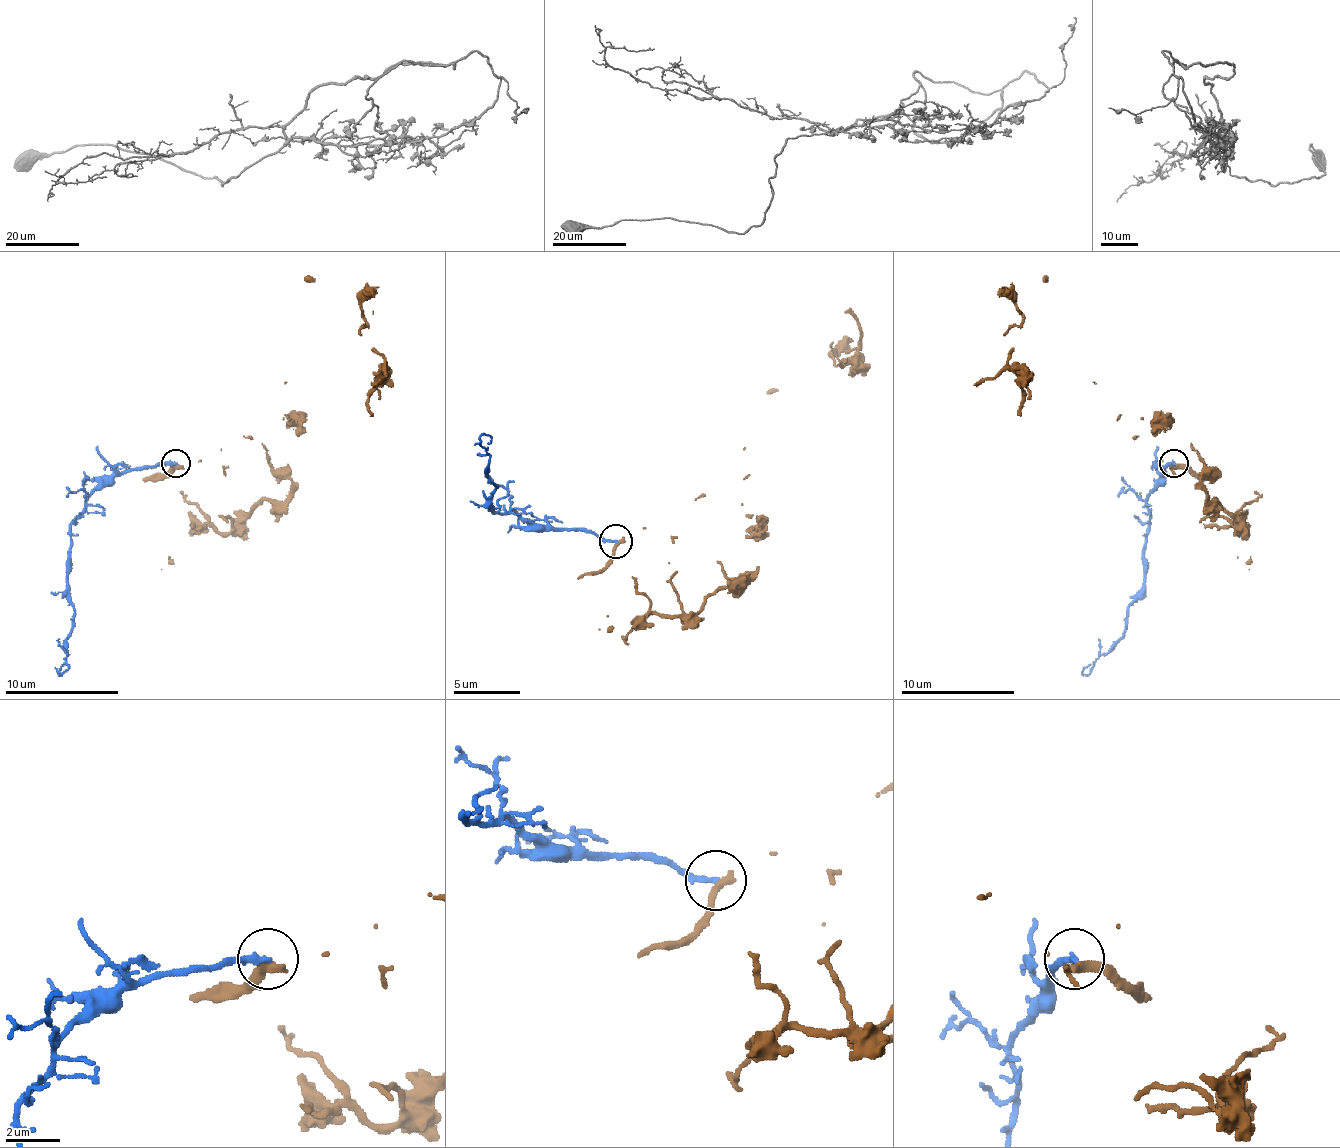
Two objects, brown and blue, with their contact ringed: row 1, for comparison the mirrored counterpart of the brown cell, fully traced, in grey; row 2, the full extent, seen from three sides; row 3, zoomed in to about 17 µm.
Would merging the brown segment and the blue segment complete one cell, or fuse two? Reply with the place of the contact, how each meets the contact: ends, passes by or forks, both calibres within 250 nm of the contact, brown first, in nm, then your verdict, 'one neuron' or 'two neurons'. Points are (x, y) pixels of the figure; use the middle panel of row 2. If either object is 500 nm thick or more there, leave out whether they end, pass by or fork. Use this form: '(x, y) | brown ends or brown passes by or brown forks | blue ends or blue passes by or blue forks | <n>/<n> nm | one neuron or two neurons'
(616, 541) | brown ends | blue ends | 360/240 nm | two neurons

